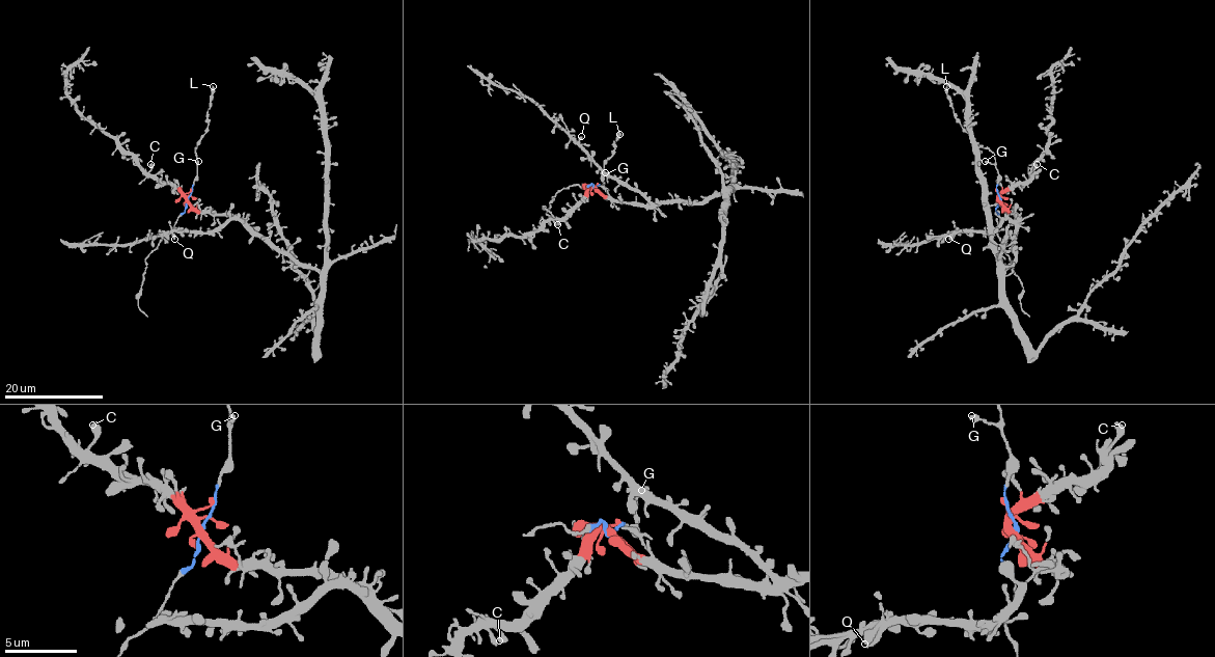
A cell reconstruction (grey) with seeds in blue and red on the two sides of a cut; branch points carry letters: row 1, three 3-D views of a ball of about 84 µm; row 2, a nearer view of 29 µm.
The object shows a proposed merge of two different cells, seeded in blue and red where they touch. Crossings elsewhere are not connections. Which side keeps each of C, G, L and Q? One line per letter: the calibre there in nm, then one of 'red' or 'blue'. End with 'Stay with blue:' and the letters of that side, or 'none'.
C: 480 nm thick; red
G: 320 nm thick; blue
L: 360 nm thick; blue
Q: 440 nm thick; red
Stay with blue: G, L

